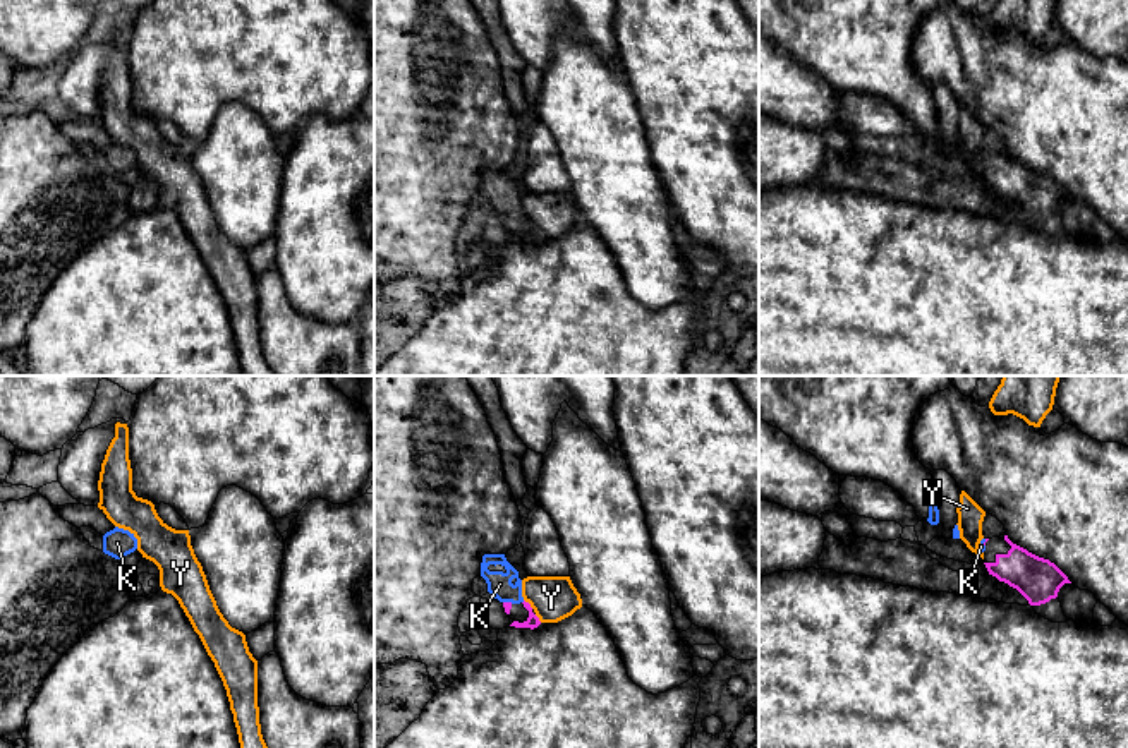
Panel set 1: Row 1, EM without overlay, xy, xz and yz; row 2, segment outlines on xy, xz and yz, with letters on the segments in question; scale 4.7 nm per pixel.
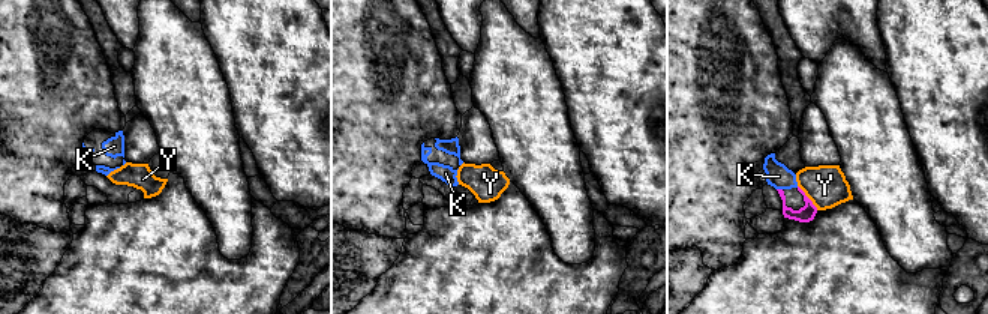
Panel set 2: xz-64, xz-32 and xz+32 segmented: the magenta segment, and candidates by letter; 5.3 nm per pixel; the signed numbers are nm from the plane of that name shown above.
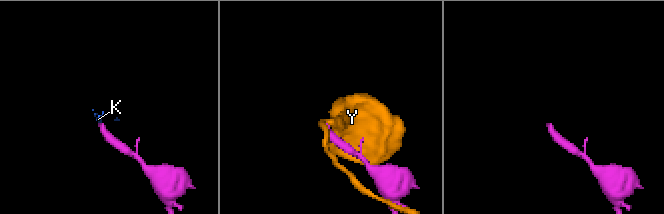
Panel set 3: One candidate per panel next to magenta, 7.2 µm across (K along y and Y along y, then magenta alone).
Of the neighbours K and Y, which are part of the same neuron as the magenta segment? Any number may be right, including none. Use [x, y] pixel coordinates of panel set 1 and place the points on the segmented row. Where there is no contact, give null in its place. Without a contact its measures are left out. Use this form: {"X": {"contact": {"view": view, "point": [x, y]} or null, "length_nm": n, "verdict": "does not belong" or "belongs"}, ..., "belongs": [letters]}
{"K": {"contact": {"view": "xz", "point": [509, 603]}, "length_nm": 50, "verdict": "belongs"}, "Y": {"contact": {"view": "xz", "point": [529, 604]}, "length_nm": 60, "verdict": "does not belong"}, "belongs": ["K"]}

